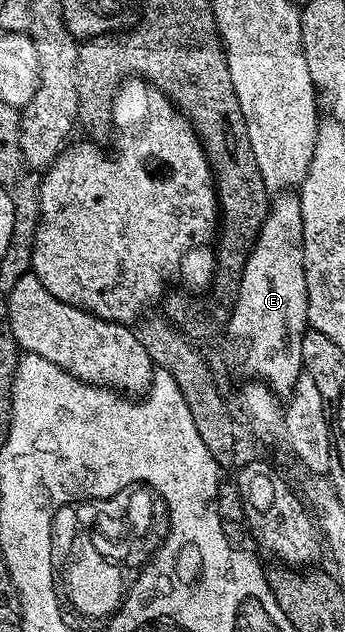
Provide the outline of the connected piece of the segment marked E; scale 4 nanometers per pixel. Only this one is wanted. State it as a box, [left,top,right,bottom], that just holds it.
[224,192,307,396]

